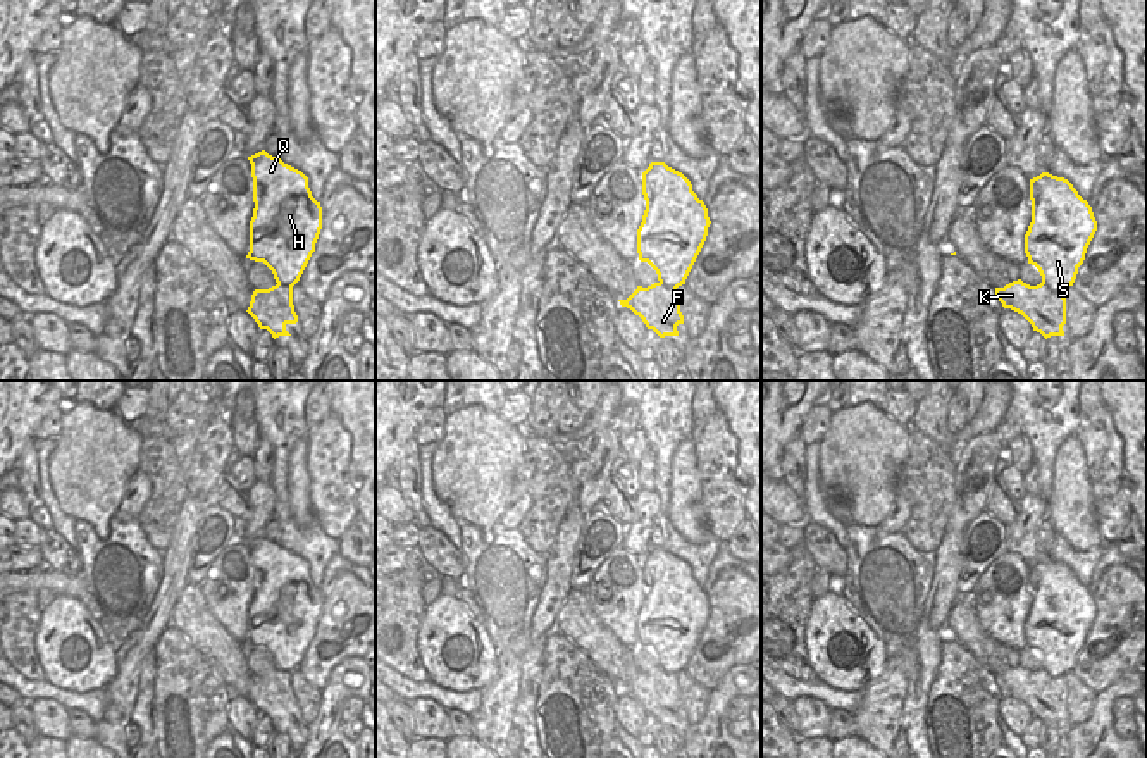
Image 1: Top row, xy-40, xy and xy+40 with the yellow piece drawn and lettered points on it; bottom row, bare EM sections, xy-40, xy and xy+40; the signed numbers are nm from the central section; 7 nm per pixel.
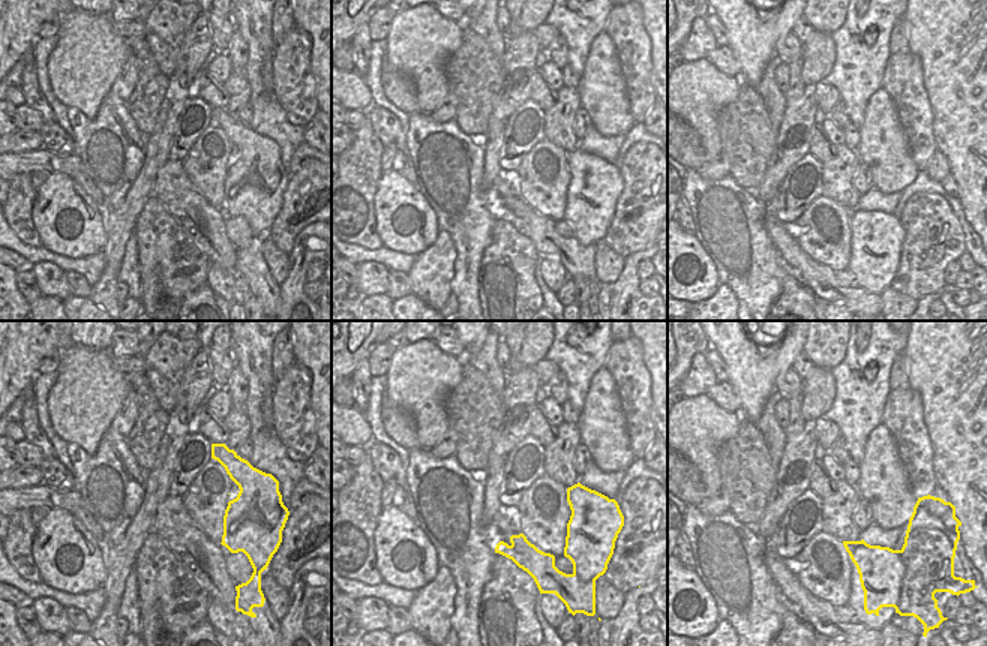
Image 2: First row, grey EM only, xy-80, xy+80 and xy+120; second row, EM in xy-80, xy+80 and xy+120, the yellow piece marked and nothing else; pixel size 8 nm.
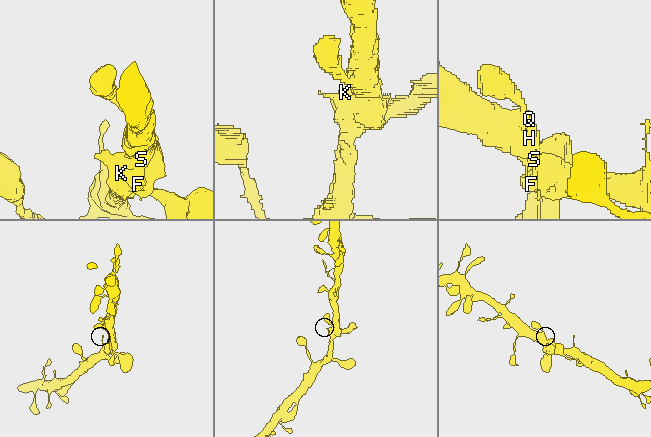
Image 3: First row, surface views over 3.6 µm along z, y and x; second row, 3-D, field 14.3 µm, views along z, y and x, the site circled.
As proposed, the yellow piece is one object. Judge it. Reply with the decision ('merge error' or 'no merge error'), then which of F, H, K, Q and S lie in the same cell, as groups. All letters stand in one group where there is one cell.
no merge error; groups F H K Q S

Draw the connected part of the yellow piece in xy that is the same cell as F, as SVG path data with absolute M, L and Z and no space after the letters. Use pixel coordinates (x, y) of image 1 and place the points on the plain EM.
M651 548L642 558L642 581L646 596L637 615L637 639L641 648L648 648L656 656L658 667L648 674L637 672L627 686L618 687L639 701L660 724L679 722L677 711L684 710L684 701L677 674L685 670L711 606L704 587L692 577L691 567L665 548Z

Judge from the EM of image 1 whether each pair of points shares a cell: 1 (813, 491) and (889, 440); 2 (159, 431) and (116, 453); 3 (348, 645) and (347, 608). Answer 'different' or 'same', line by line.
1: different
2: different
3: same

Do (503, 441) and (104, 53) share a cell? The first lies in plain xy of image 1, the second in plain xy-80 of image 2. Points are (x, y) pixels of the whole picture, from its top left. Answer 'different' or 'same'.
same

